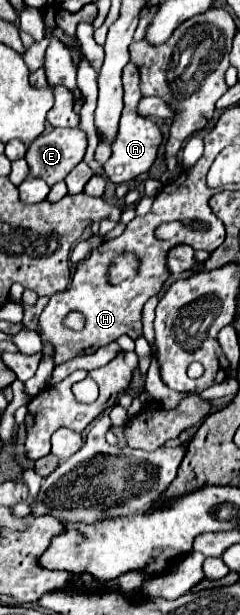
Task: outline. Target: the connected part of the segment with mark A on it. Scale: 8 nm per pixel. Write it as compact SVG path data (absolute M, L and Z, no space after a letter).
M128 63L124 67L124 73L122 73L122 85L124 85L124 111L122 111L122 117L120 117L120 127L118 127L118 135L112 143L112 155L110 159L104 163L104 171L106 171L106 177L108 181L120 185L120 183L126 183L126 181L132 181L136 179L138 175L146 173L152 163L156 161L156 155L158 155L158 149L162 145L162 131L160 127L152 121L152 119L146 119L146 117L140 117L138 111L136 111L136 105L140 103L142 99L142 93L140 93L140 79L138 79L138 65L136 63Z

